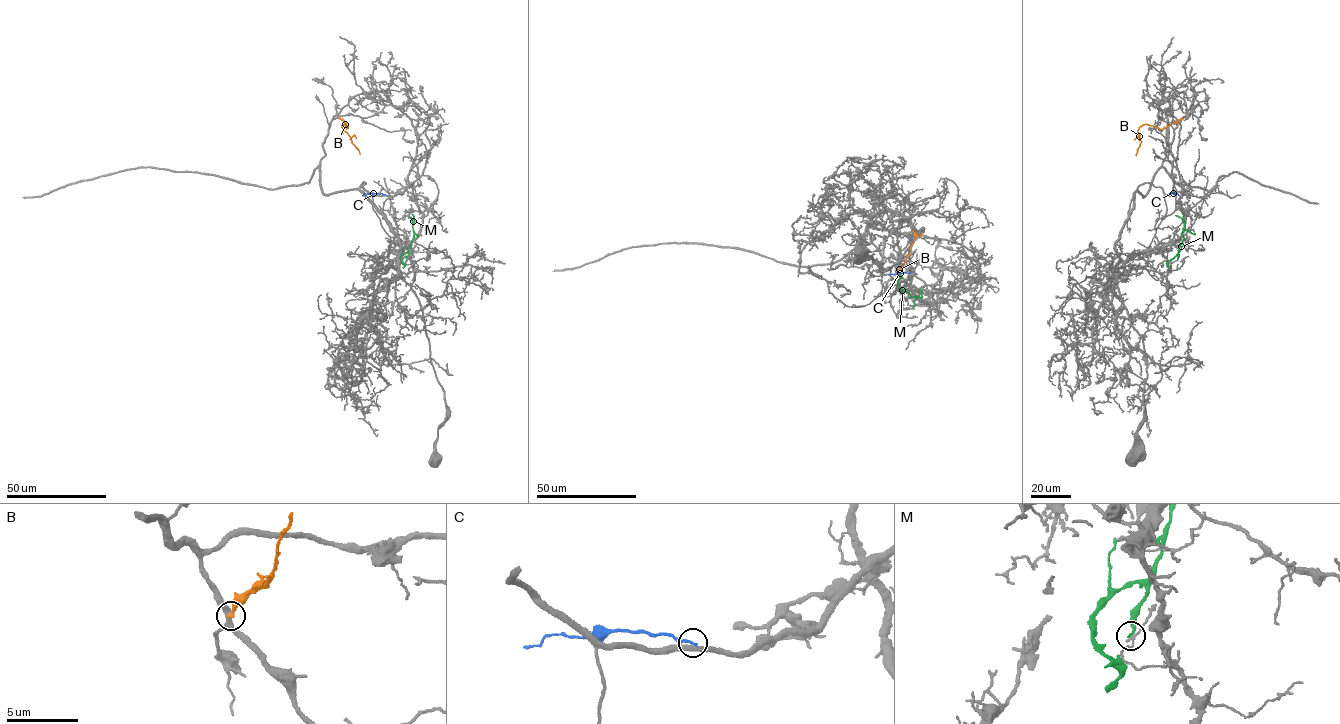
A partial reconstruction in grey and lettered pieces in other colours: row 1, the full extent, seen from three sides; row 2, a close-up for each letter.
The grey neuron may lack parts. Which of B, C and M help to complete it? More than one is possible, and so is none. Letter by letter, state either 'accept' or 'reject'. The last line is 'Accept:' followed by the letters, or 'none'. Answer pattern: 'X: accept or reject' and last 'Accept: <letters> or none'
B: reject
C: reject
M: reject
Accept: none

